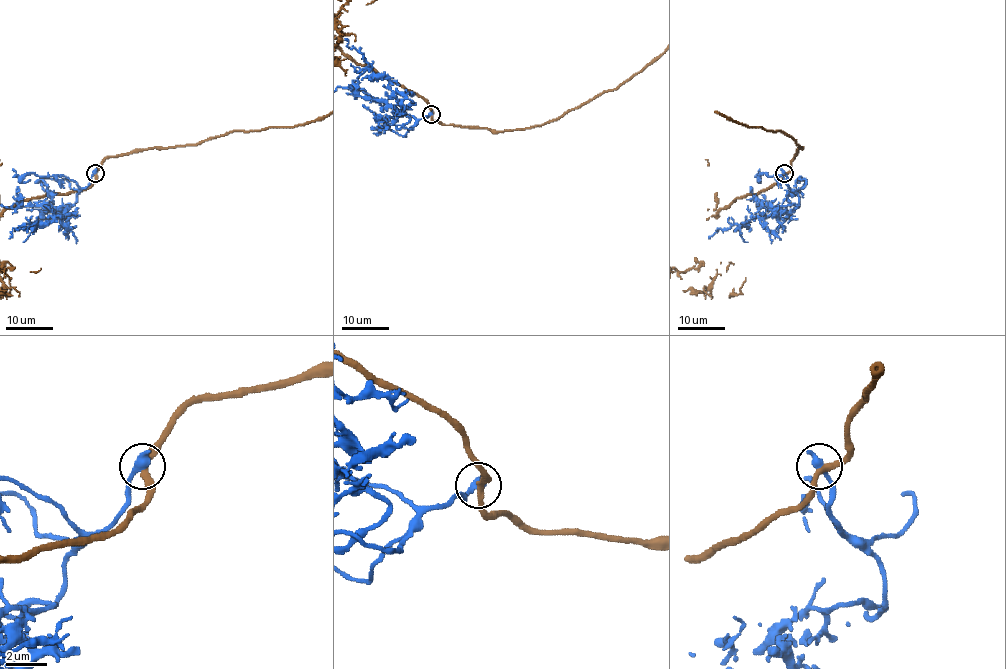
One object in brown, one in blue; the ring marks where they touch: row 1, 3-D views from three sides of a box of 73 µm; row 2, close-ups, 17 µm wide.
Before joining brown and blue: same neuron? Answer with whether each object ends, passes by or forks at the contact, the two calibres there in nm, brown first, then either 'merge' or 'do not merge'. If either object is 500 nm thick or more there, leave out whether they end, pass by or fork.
brown passes by | blue ends | 280/460 nm | do not merge

